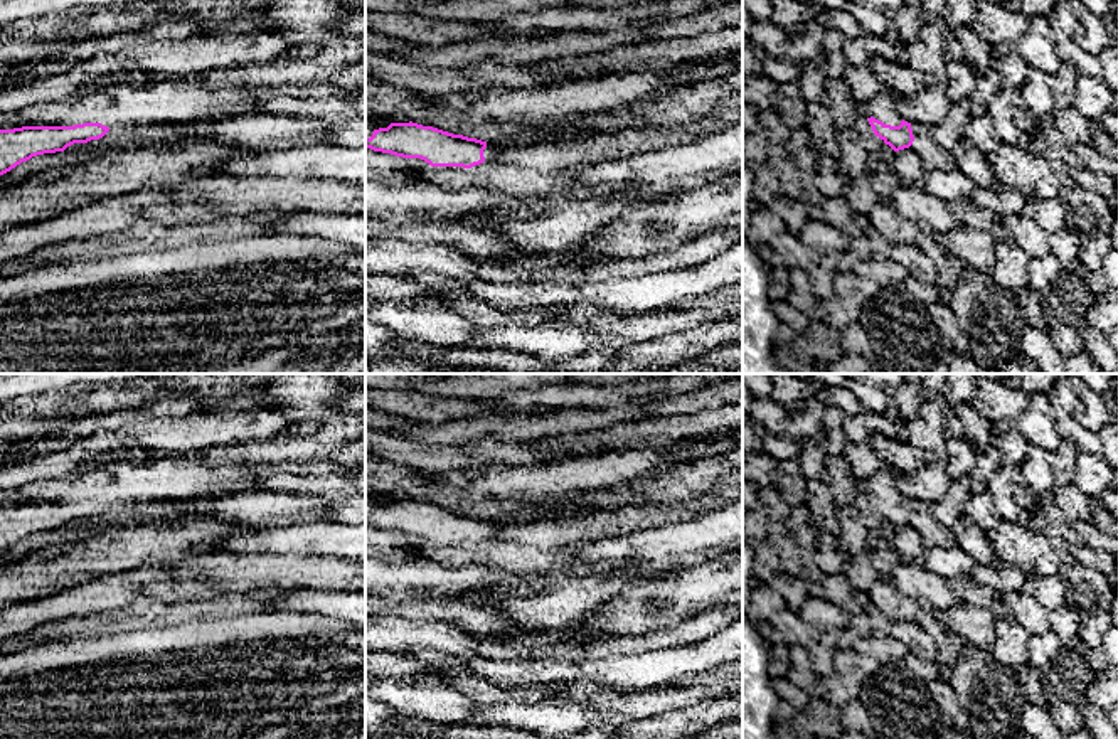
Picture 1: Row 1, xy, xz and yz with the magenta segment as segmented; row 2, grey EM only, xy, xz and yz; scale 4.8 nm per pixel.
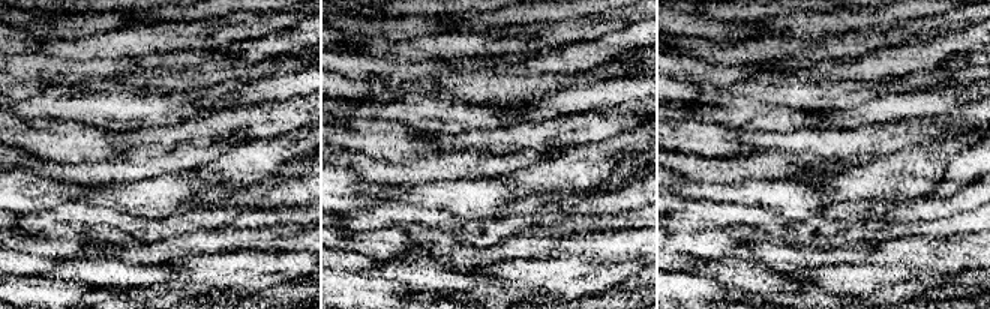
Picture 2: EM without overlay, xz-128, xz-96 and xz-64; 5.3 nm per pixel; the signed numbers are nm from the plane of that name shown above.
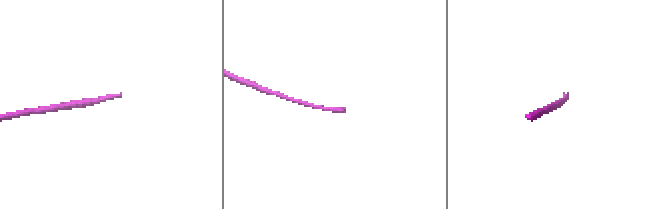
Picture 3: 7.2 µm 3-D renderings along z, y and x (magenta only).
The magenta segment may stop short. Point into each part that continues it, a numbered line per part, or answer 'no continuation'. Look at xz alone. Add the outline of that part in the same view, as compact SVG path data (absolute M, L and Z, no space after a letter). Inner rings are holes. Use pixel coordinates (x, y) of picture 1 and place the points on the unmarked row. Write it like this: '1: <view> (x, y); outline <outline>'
1: xz (494, 526); outline M488 518L483 527L485 539L495 540L508 522L507 518Z

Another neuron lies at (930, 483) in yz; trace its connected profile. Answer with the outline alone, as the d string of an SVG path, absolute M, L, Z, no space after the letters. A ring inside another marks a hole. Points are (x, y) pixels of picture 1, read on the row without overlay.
M945 460L926 461L913 473L894 473L894 481L904 498L926 505L945 498L951 485Z

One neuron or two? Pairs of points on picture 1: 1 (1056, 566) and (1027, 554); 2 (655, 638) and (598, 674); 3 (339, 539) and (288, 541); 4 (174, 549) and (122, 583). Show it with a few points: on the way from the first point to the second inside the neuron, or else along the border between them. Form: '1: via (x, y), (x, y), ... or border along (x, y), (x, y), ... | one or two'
1: via (1049, 563), (1034, 556) | one
2: border along (667, 647), (590, 660) | two
3: via (327, 539), (300, 539) | one
4: border along (192, 558), (149, 563), (115, 573) | two

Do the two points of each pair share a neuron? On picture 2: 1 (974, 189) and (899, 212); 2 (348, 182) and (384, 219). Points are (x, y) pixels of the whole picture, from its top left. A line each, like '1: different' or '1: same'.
1: same
2: different

